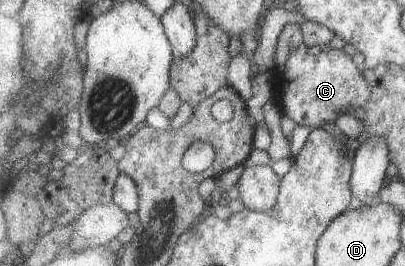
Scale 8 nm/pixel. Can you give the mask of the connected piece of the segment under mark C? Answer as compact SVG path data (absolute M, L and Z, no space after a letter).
M301 43L287 57L282 78L272 73L272 93L282 114L291 117L298 125L308 126L312 130L322 129L325 124L334 124L339 115L367 104L372 88L363 70L342 48Z

